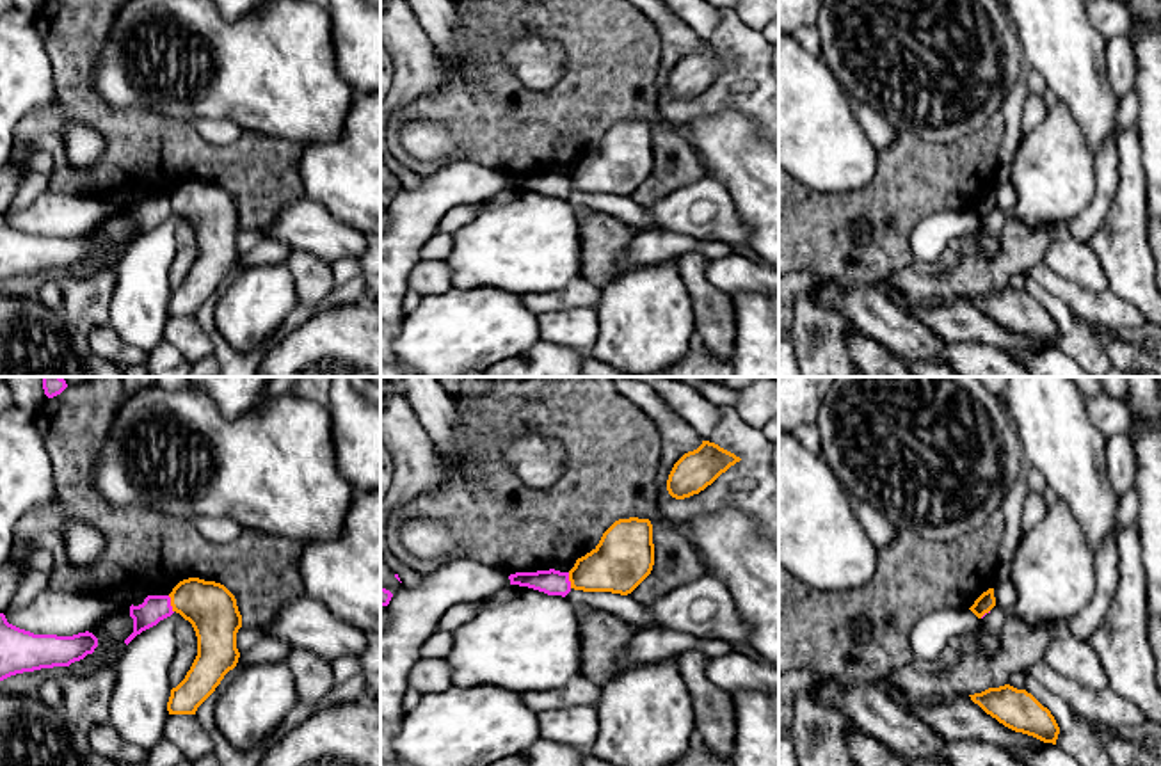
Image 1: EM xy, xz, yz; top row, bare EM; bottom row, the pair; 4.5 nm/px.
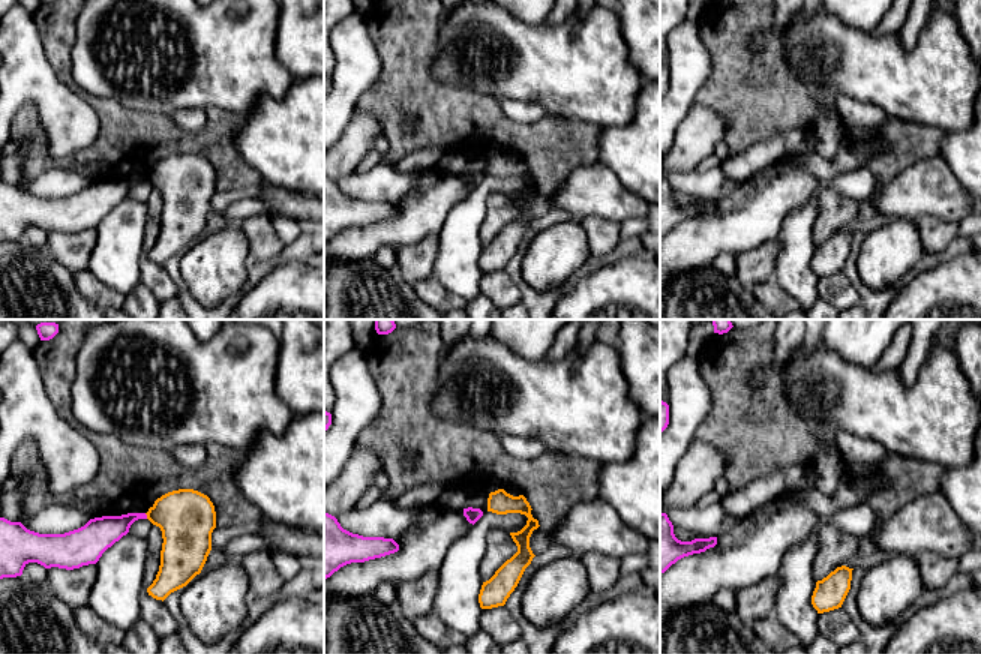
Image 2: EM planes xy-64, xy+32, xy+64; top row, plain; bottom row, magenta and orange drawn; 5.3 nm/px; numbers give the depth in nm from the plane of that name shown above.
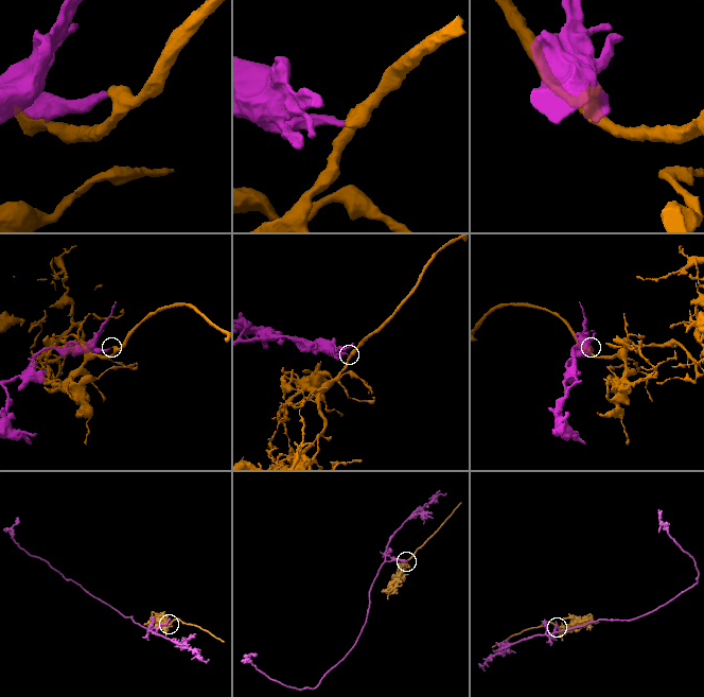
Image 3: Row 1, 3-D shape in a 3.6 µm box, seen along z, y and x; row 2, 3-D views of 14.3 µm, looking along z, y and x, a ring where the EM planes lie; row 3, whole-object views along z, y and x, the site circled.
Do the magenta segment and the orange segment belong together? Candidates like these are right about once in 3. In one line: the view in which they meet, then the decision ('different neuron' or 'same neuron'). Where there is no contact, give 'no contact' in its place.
xy | different neuron

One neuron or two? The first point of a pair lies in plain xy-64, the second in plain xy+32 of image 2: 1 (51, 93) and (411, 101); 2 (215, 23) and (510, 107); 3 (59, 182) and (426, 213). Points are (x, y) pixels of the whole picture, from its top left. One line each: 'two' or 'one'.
1: two
2: two
3: two

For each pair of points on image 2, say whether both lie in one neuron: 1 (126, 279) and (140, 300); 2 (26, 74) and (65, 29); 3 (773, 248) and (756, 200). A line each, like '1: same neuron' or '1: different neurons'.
1: different neurons
2: different neurons
3: different neurons

